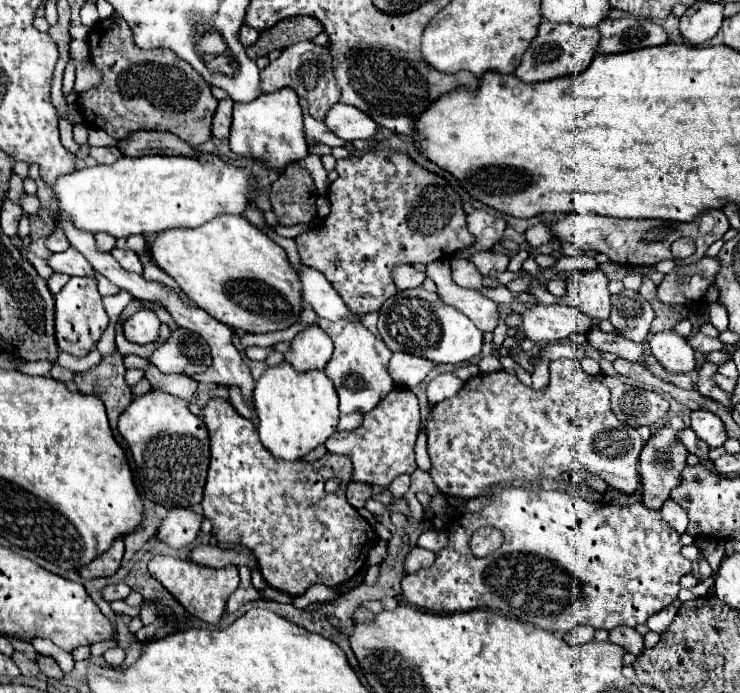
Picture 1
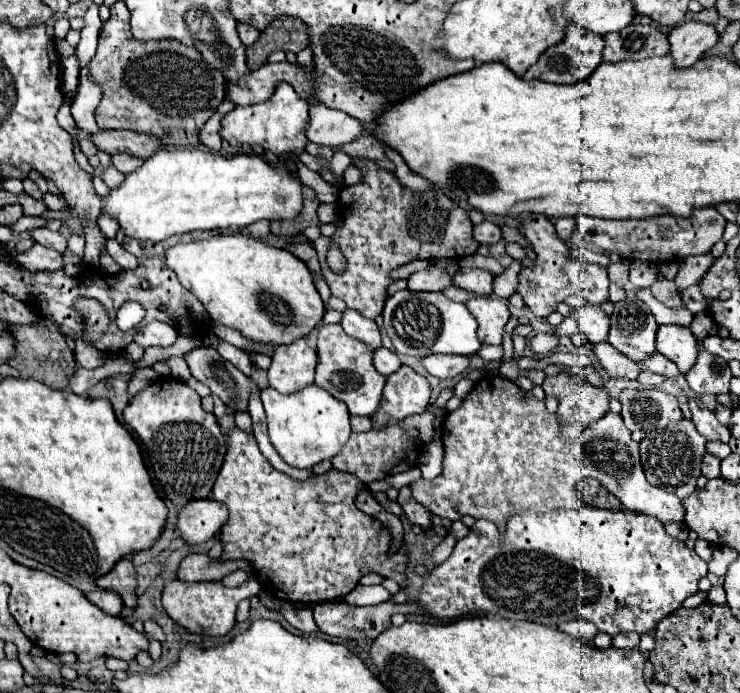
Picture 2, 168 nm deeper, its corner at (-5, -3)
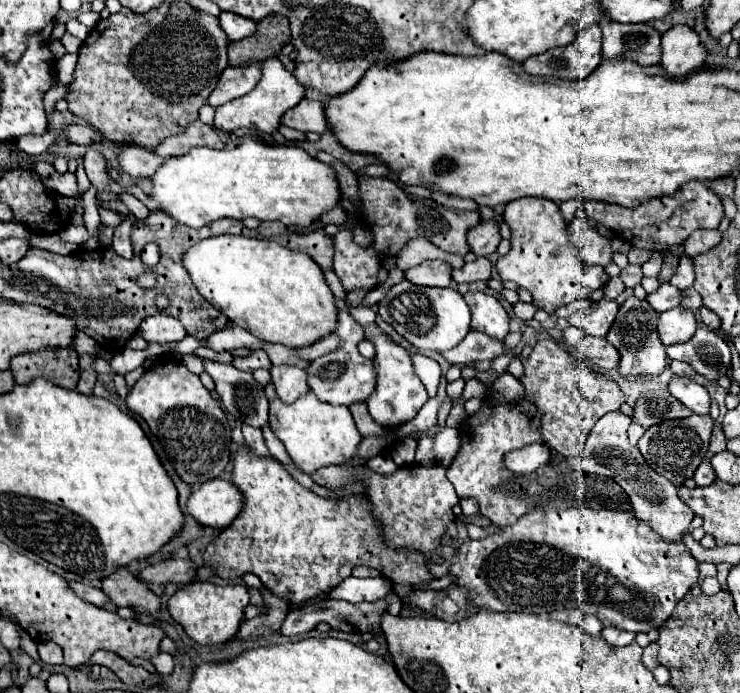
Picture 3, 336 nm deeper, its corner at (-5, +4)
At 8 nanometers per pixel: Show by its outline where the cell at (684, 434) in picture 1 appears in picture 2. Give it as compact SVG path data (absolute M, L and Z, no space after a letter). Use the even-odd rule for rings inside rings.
M707 453L707 455L703 457L703 465L701 465L701 473L703 473L703 477L707 477L707 479L719 477L719 459Z

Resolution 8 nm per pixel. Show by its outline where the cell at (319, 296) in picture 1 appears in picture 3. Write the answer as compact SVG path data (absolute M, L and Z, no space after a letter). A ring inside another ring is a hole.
M369 324L363 330L365 330L365 338L369 338L377 350L377 356L373 360L377 368L377 386L367 400L369 414L377 424L383 424L383 428L395 428L395 426L407 424L417 416L421 406L429 400L423 382L419 380L419 376L415 376L411 354L403 346L395 344L379 326Z

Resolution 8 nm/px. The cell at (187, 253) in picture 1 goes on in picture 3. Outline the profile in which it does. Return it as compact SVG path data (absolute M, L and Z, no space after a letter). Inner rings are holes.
M221 234L193 244L185 252L183 264L207 302L265 342L301 348L335 330L333 292L315 260L303 252L289 250L273 240Z

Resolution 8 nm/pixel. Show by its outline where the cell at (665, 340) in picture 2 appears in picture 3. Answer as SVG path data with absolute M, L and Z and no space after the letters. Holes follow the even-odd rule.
M683 306L663 312L659 316L659 324L657 324L659 338L665 346L683 344L685 340L689 340L693 336L695 328L697 328L697 322L695 322L693 312Z

